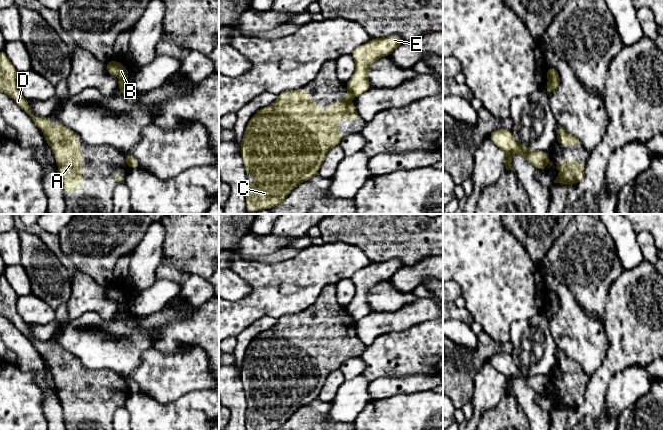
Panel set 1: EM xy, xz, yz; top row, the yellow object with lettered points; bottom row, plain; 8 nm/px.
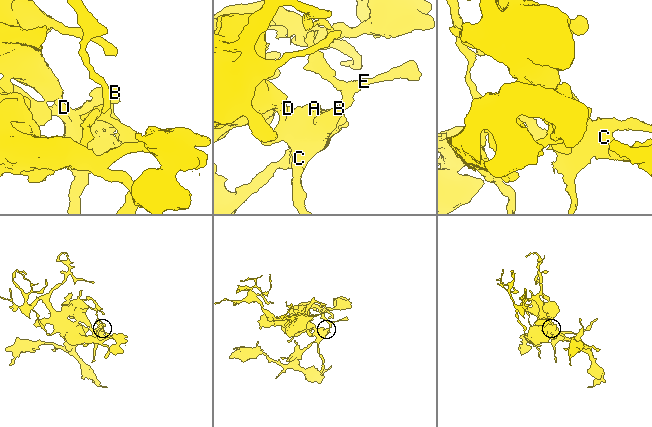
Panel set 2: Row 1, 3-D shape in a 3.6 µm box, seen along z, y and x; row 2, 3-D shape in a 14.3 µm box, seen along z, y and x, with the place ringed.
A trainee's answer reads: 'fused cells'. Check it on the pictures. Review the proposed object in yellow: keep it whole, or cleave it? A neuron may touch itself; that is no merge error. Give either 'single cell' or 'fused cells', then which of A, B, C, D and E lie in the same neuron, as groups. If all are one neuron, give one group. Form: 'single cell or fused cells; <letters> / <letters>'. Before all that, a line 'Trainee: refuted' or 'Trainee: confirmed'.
Trainee: confirmed
fused cells; A B C D / E

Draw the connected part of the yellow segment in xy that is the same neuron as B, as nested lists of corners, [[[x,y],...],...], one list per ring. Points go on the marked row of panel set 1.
[[[109,60],[106,62],[106,69],[110,74],[119,78],[119,94],[130,93],[131,89],[128,85],[129,71],[122,65],[122,62]]]

